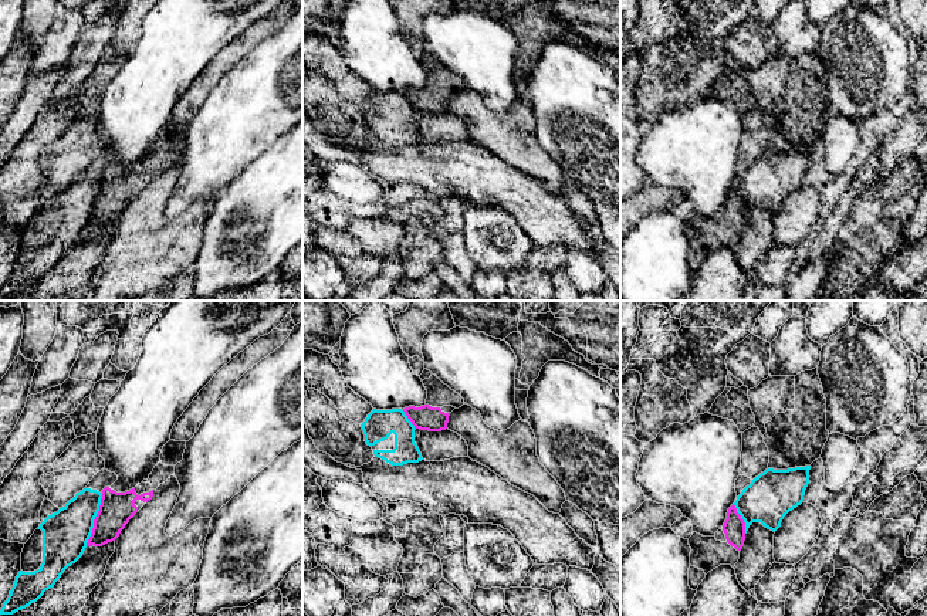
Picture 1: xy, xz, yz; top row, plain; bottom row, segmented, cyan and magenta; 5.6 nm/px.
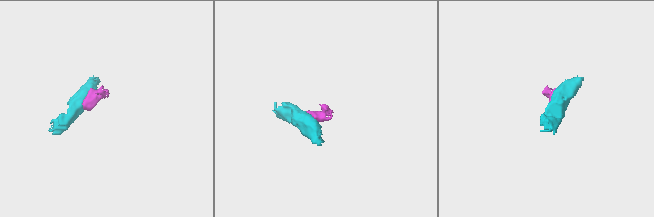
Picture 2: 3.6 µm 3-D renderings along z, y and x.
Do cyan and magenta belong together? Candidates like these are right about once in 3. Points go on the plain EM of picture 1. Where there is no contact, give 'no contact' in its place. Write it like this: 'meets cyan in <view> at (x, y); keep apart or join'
meets cyan in xy at (94, 200); keep apart

